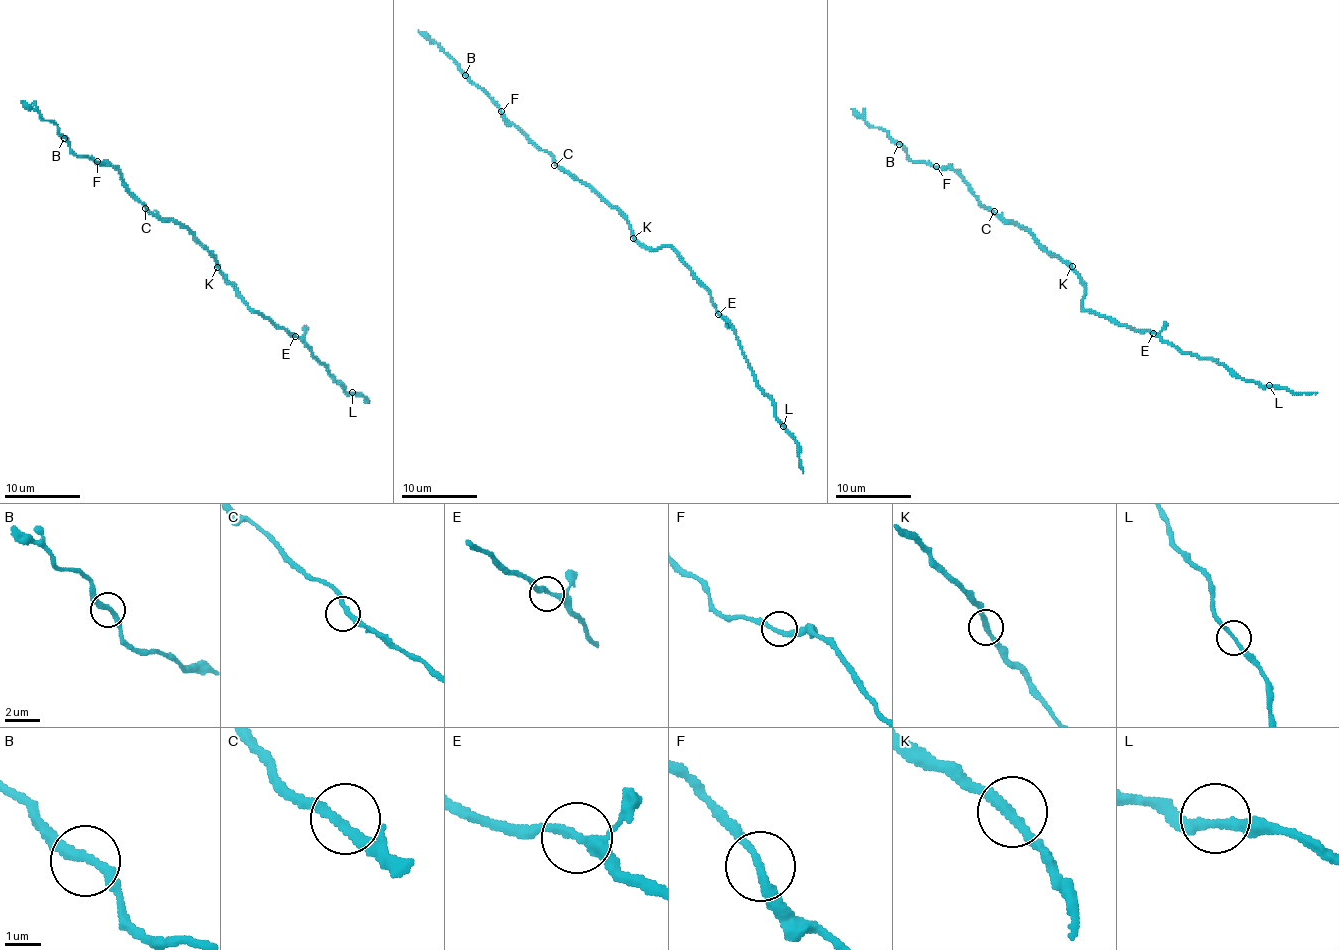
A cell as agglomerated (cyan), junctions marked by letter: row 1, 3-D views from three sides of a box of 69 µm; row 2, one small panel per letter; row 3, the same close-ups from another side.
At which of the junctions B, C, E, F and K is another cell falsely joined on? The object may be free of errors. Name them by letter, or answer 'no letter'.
no letter

